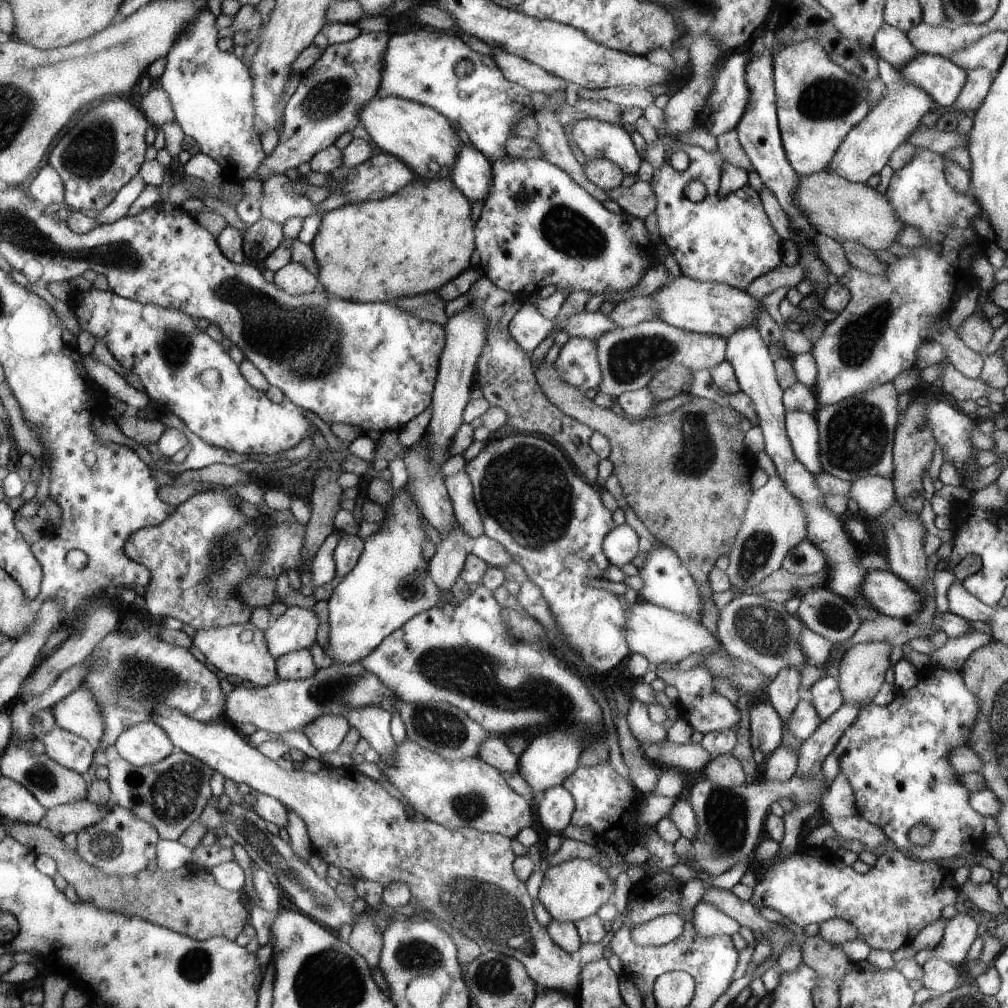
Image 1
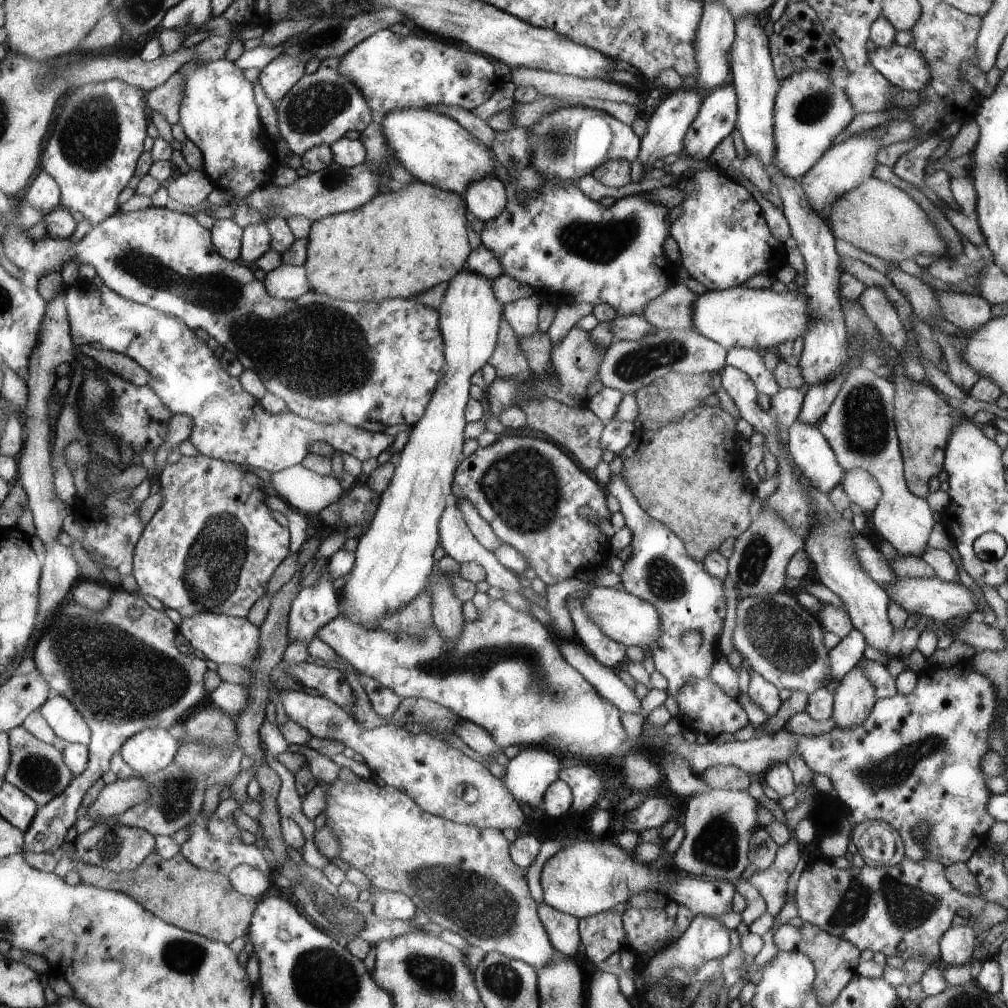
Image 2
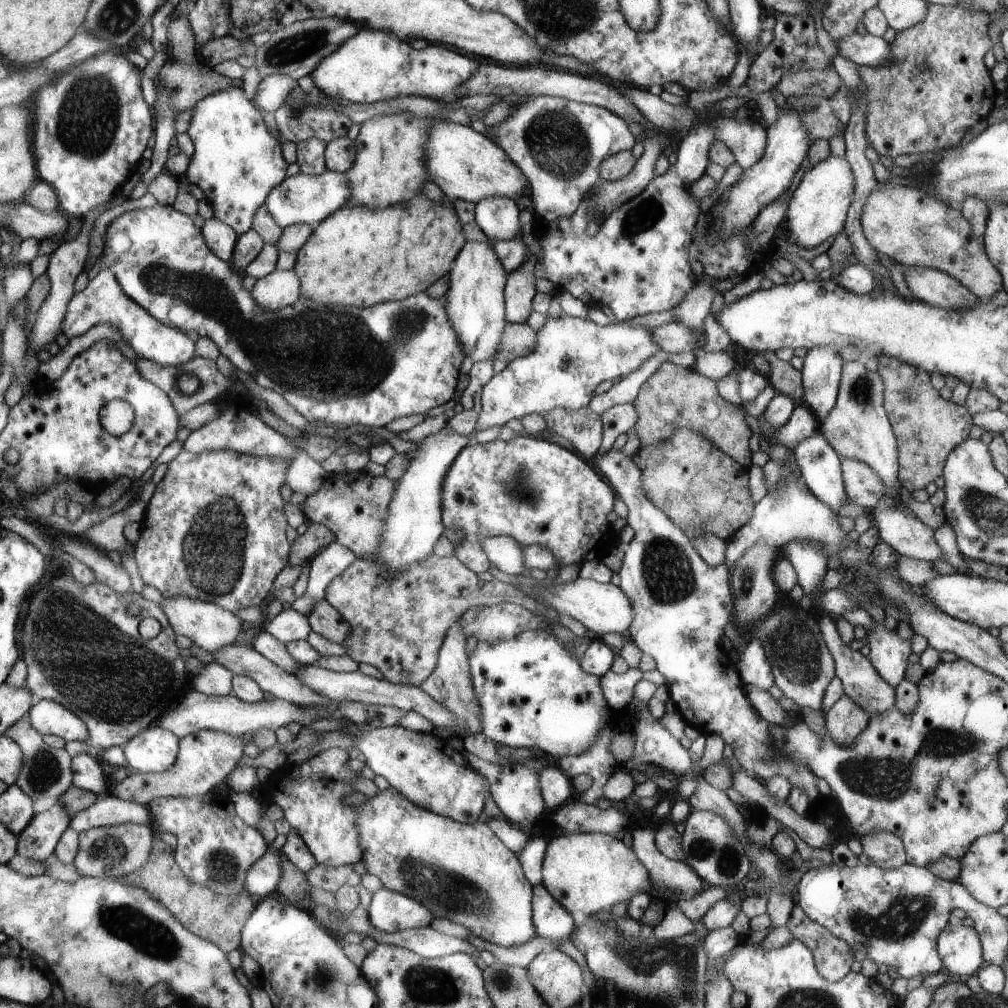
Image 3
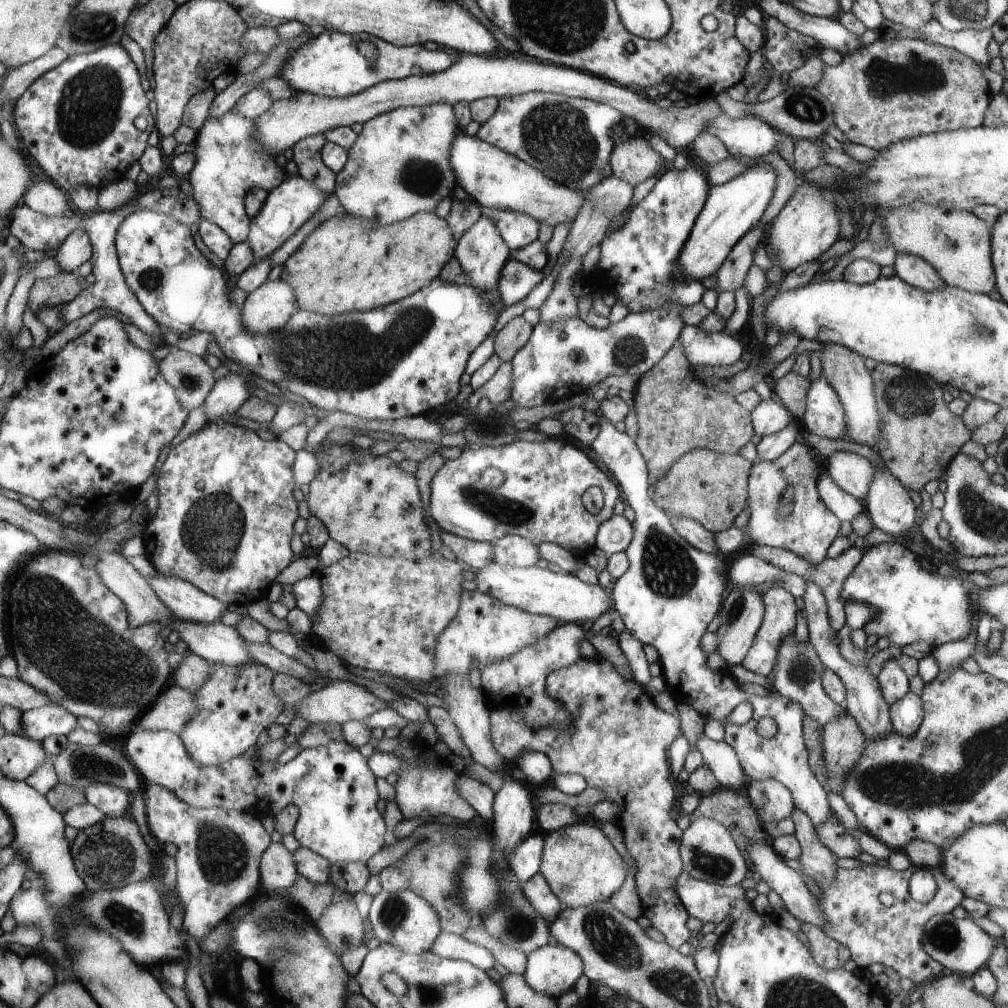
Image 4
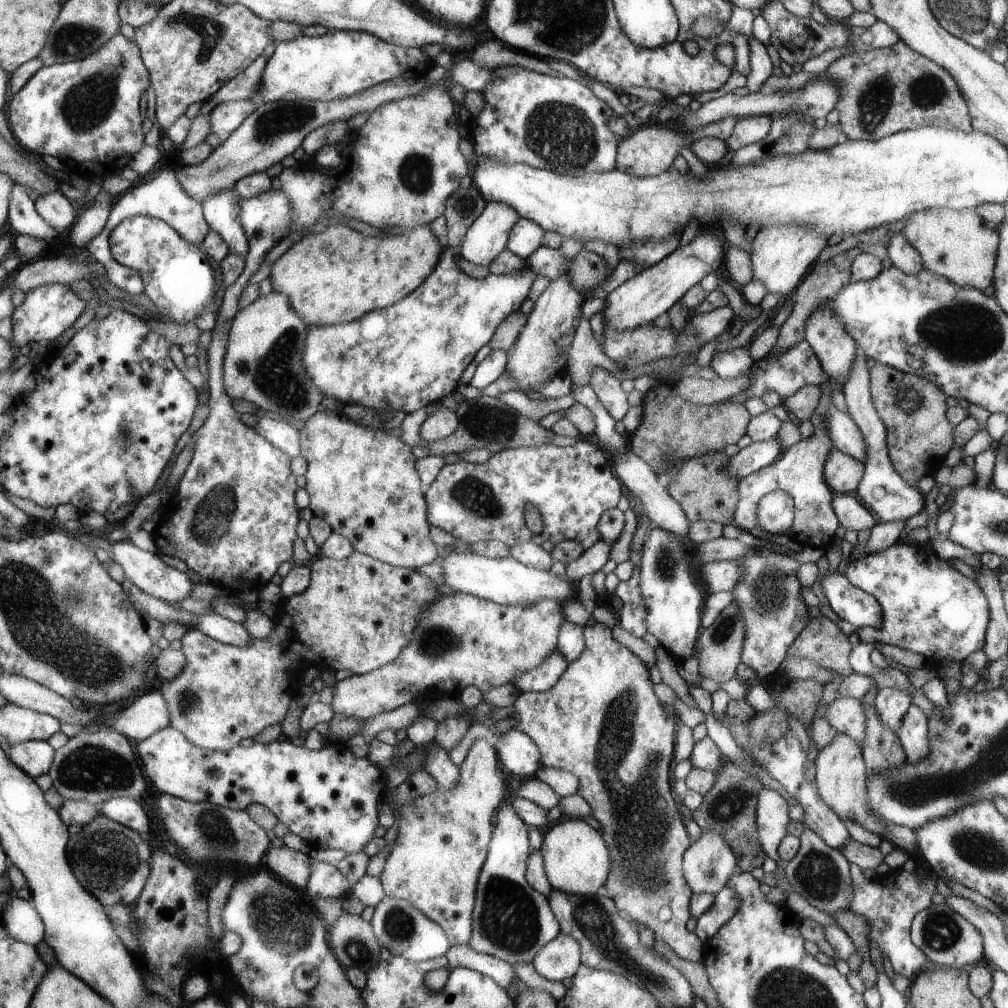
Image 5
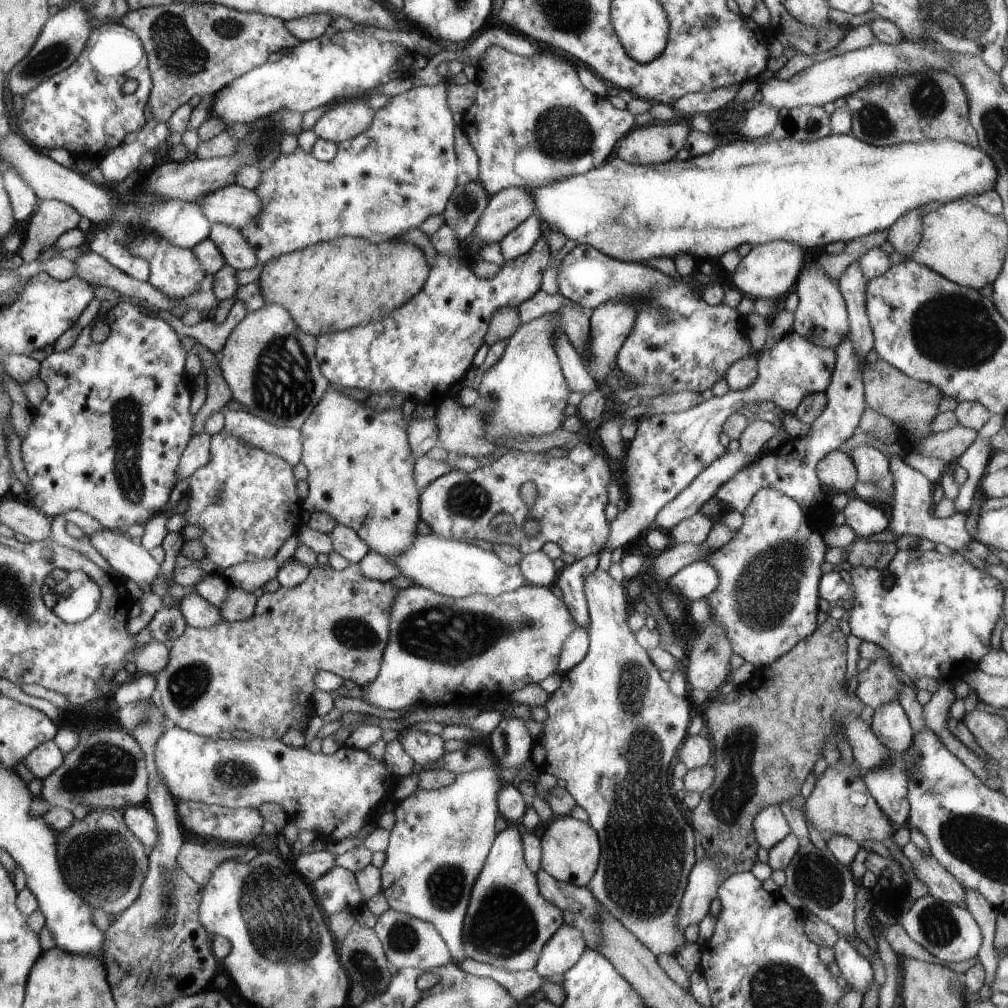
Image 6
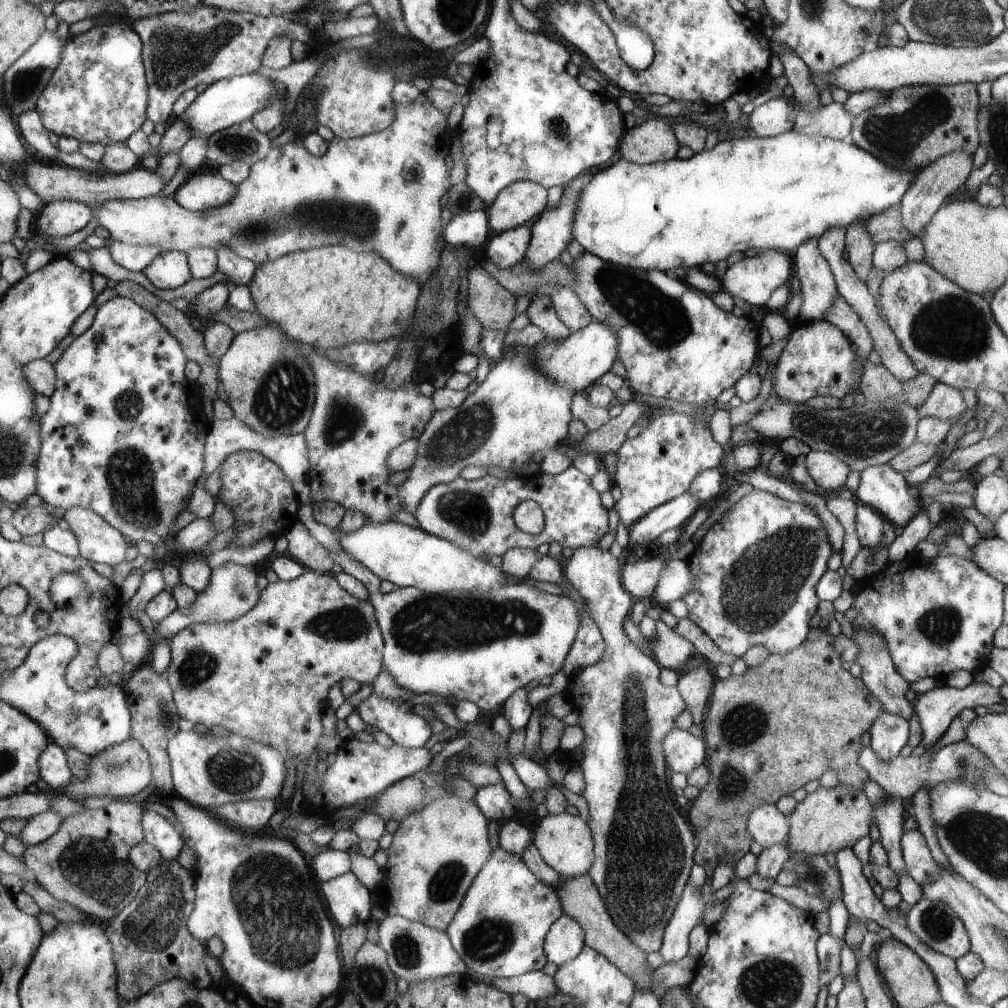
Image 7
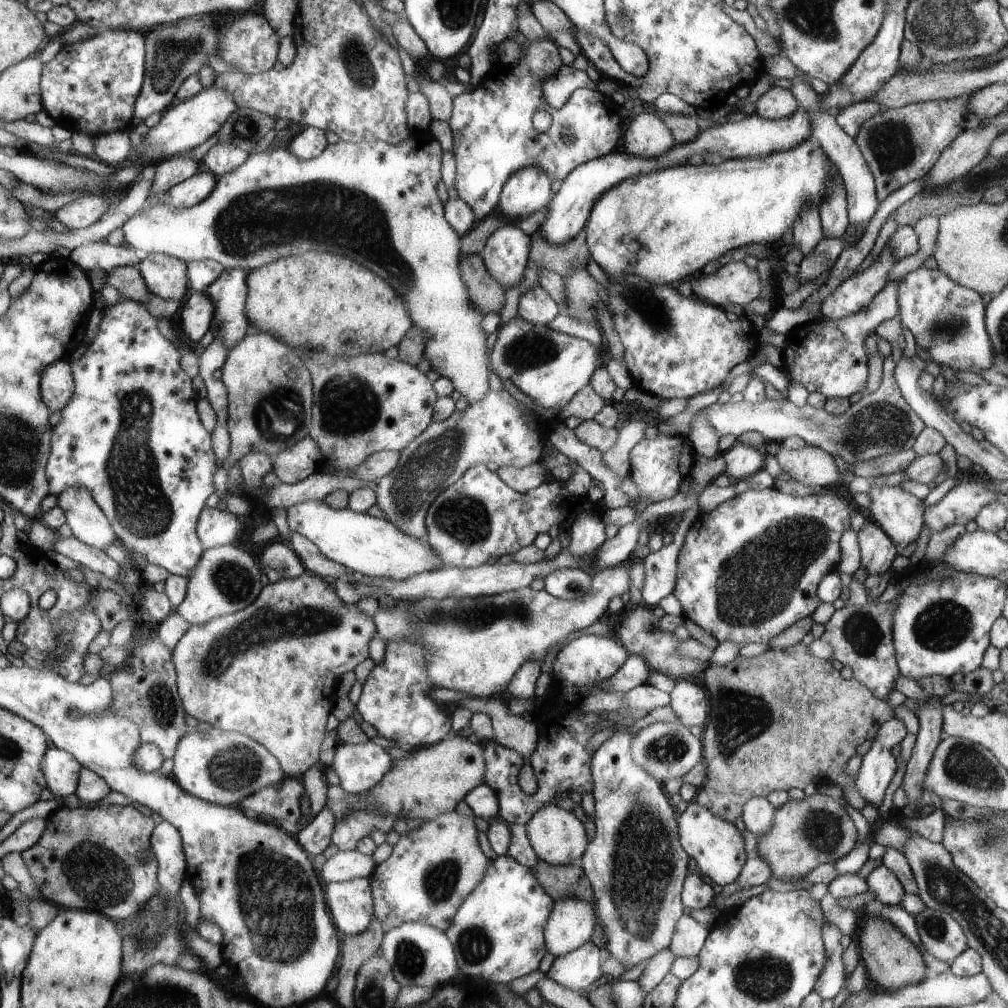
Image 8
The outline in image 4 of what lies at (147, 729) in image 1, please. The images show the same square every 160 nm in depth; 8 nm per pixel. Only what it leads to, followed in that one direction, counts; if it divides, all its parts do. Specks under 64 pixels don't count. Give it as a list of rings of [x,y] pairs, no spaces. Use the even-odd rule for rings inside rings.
[[[133,729],[126,735],[126,756],[142,778],[152,785],[162,786],[172,790],[184,802],[192,807],[235,809],[247,811],[252,808],[261,816],[275,817],[284,808],[295,808],[298,821],[294,826],[294,837],[301,847],[312,850],[321,855],[330,863],[336,862],[366,862],[372,854],[376,854],[384,846],[384,818],[376,810],[378,804],[378,790],[376,790],[376,778],[372,770],[368,768],[367,760],[360,754],[358,748],[346,743],[330,742],[326,746],[303,749],[296,758],[280,764],[278,760],[262,762],[255,755],[246,758],[238,756],[230,762],[224,762],[222,766],[202,768],[198,762],[194,762],[192,756],[186,750],[184,740],[174,731],[168,730],[141,730]]]

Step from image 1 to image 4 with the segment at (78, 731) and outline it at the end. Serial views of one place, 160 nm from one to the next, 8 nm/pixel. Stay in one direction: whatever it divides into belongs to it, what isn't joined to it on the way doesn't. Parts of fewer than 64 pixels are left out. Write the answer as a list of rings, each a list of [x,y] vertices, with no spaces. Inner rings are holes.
[[[52,703],[25,711],[22,716],[24,736],[40,742],[51,735],[68,736],[78,725],[76,715]]]

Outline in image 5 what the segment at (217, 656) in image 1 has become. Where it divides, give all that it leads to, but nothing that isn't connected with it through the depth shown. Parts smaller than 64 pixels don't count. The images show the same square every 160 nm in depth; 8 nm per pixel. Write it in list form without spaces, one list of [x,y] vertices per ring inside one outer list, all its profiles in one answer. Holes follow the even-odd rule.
[[[129,540],[113,542],[110,545],[109,555],[112,561],[118,563],[123,569],[125,578],[134,582],[140,590],[144,590],[149,596],[158,597],[163,602],[176,605],[187,597],[191,597],[194,584],[184,572],[179,572],[176,568],[167,566],[160,560],[158,554],[145,552],[134,546]]]

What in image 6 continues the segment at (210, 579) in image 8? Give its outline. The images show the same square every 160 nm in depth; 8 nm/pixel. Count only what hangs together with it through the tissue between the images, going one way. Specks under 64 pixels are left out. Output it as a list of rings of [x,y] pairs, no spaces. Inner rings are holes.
[[[236,586],[228,587],[228,596],[219,608],[222,618],[229,622],[240,622],[254,618],[257,613],[257,597]],[[176,607],[160,608],[147,625],[152,638],[160,643],[176,641],[184,634],[187,626],[186,619]]]

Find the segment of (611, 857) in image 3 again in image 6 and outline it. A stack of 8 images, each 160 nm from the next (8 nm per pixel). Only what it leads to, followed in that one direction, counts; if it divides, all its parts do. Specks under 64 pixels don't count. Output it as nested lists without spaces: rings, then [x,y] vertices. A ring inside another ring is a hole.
[[[572,816],[553,817],[547,823],[541,837],[541,869],[558,882],[587,887],[601,863],[601,840],[590,824]]]

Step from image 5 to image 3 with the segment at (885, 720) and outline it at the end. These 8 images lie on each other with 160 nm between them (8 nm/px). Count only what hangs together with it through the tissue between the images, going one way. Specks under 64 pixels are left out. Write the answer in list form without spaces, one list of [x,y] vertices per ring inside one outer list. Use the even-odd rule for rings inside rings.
[[[874,622],[873,630],[868,632],[865,643],[869,645],[868,658],[876,672],[893,689],[905,680],[908,656],[912,653],[911,640],[902,640],[895,630],[889,630]]]

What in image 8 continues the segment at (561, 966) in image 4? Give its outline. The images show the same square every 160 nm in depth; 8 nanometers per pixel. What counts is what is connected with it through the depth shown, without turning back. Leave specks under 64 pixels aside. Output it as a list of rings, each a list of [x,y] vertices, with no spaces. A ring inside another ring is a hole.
[[[562,898],[554,904],[545,926],[545,944],[555,958],[566,956],[591,942],[596,930],[594,908],[580,898]]]

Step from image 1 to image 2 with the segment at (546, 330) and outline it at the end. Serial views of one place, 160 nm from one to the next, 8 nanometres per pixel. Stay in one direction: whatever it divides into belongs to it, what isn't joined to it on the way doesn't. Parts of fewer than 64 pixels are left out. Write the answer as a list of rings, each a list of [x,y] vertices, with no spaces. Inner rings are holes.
[[[539,296],[521,298],[504,304],[505,322],[513,327],[518,337],[527,337],[537,330],[539,310],[543,301]]]

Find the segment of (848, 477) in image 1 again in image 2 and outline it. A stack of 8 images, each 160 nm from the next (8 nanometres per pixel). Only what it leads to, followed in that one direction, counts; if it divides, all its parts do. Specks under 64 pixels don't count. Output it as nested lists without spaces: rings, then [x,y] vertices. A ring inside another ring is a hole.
[[[856,365],[844,379],[837,397],[830,405],[828,412],[818,422],[817,427],[826,437],[828,444],[834,451],[837,463],[844,472],[853,468],[867,470],[881,485],[884,496],[877,504],[877,508],[871,512],[873,532],[877,532],[887,540],[899,552],[899,556],[916,555],[920,556],[928,546],[927,542],[936,524],[933,517],[933,510],[924,497],[915,495],[910,489],[905,478],[904,453],[900,445],[897,430],[894,430],[892,420],[892,400],[895,400],[894,387],[890,380],[876,375],[872,370]]]

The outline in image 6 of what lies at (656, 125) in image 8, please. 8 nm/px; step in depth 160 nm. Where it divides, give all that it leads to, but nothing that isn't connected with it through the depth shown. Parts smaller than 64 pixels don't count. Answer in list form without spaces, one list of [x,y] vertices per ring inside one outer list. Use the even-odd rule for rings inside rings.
[[[674,122],[632,130],[621,139],[618,155],[633,165],[655,166],[673,161],[685,148],[691,128]]]

